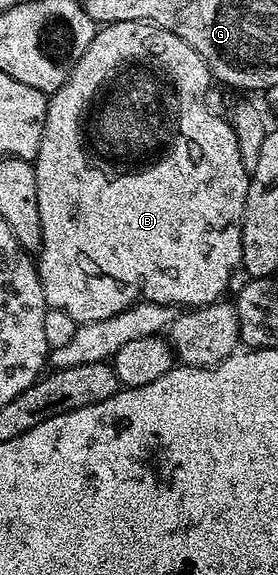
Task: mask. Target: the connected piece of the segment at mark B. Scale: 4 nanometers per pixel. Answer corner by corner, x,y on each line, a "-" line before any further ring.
110,22
98,29
96,36
93,37
91,44
87,48
87,52
83,52
83,56
79,56
79,60
75,64
73,71
67,76
67,80
51,95
49,107
45,113
45,124
41,131
39,152
35,159
35,180
37,181
37,191
39,192
39,224
41,225
41,248
36,255
35,265
39,280
43,284
43,296
48,309
67,312
67,316
71,316
71,320
75,320
80,324
82,322
94,322
95,320
107,320
111,316
126,310
127,307
138,301
142,295
144,301
162,302
164,306
175,306
178,308
210,306
212,302
220,302
226,297
225,289
228,288
229,281
233,278
233,270
240,271
242,269
243,236
241,233
243,232
244,205
247,201
250,171
245,169
243,160
239,156
239,144
237,143
237,136
233,131
232,125
226,119
224,122
209,107
209,102
205,99
209,94
209,82
211,83
209,65
205,63
203,56
199,56
199,52
195,52
195,48
191,48
191,44
187,44
179,36
175,36
158,26
153,26
149,22

